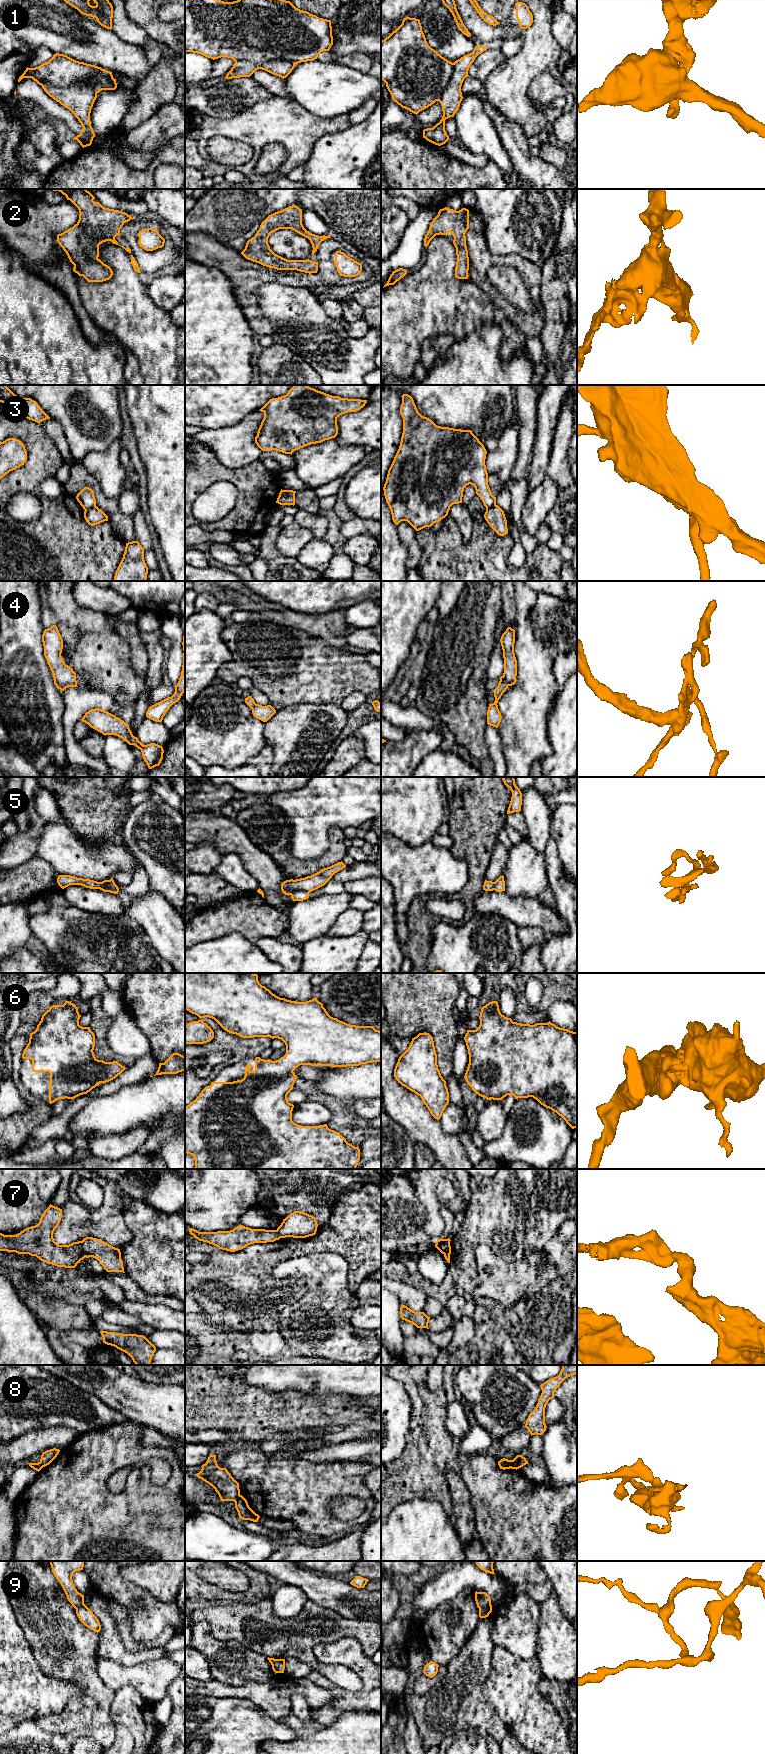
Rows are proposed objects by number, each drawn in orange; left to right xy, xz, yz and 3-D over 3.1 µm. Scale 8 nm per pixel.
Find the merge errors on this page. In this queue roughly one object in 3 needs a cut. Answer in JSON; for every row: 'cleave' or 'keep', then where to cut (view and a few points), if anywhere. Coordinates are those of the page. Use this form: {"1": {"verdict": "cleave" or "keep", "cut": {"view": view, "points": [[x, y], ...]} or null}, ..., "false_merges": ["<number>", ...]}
{"1": {"verdict": "cleave", "cut": {"view": "xy", "points": [[40, 83], [71, 86], [88, 81], [96, 93]]}}, "2": {"verdict": "keep", "cut": null}, "3": {"verdict": "cleave", "cut": {"view": "xy", "points": [[95, 505], [85, 510]]}}, "4": {"verdict": "cleave", "cut": {"view": "yz", "points": [[502, 676], [508, 685]]}}, "5": {"verdict": "cleave", "cut": {"view": "xz", "points": [[308, 892], [294, 890], [290, 894]]}}, "6": {"verdict": "keep", "cut": null}, "7": {"verdict": "cleave", "cut": {"view": "xy", "points": [[80, 1241], [85, 1256]]}}, "8": {"verdict": "cleave", "cut": {"view": "yz", "points": [[512, 1460], [519, 1467]]}}, "9": {"verdict": "cleave", "cut": {"view": "yz", "points": [[490, 1604], [479, 1609]]}}, "false_merges": ["1", "3", "4", "5", "7", "8", "9"]}

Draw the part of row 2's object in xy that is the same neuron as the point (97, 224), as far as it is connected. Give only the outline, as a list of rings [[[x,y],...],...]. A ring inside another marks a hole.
[[[48,189],[59,191],[66,196],[79,210],[79,220],[70,229],[57,235],[59,245],[66,252],[70,262],[74,265],[73,271],[83,276],[88,282],[103,282],[109,280],[112,269],[104,264],[99,257],[99,245],[106,241],[119,245],[115,237],[120,234],[122,226],[133,219],[125,212],[103,207],[99,202],[94,202],[95,197],[86,189]],[[119,245],[121,246],[121,245]],[[124,248],[131,253],[130,248]]]

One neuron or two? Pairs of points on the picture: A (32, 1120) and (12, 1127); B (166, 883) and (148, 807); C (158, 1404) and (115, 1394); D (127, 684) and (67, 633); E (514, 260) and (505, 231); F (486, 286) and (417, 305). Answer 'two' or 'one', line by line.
A: one
B: one
C: one
D: two
E: two
F: two

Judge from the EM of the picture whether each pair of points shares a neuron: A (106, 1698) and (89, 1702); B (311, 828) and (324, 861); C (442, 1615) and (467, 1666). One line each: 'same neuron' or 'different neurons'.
A: same neuron
B: different neurons
C: different neurons

